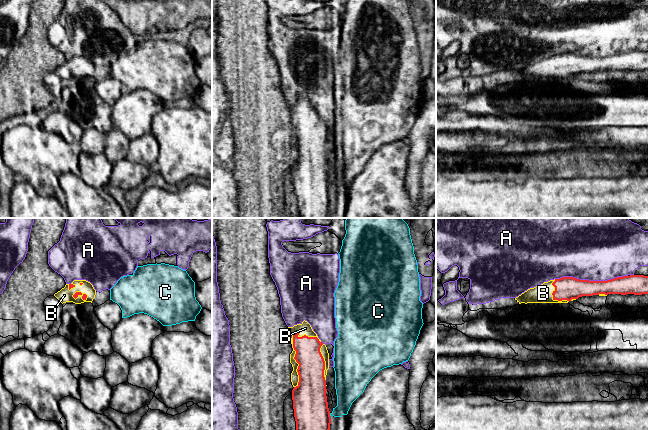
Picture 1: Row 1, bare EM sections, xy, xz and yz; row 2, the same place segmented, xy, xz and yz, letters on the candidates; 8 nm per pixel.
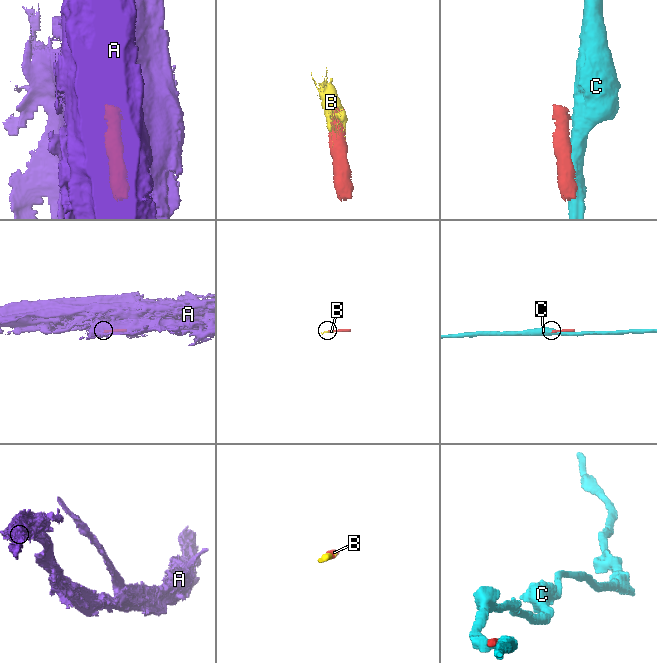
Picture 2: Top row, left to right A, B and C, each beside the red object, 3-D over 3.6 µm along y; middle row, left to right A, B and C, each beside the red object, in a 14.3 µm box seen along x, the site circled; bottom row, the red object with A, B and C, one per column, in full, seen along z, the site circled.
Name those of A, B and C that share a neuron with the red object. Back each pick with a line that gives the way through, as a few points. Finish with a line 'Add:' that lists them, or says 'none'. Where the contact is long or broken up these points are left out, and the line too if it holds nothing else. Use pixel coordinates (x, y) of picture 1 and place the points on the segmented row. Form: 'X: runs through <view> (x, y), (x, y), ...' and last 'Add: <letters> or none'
Add: B

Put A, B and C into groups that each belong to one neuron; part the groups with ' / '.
A / B / C

